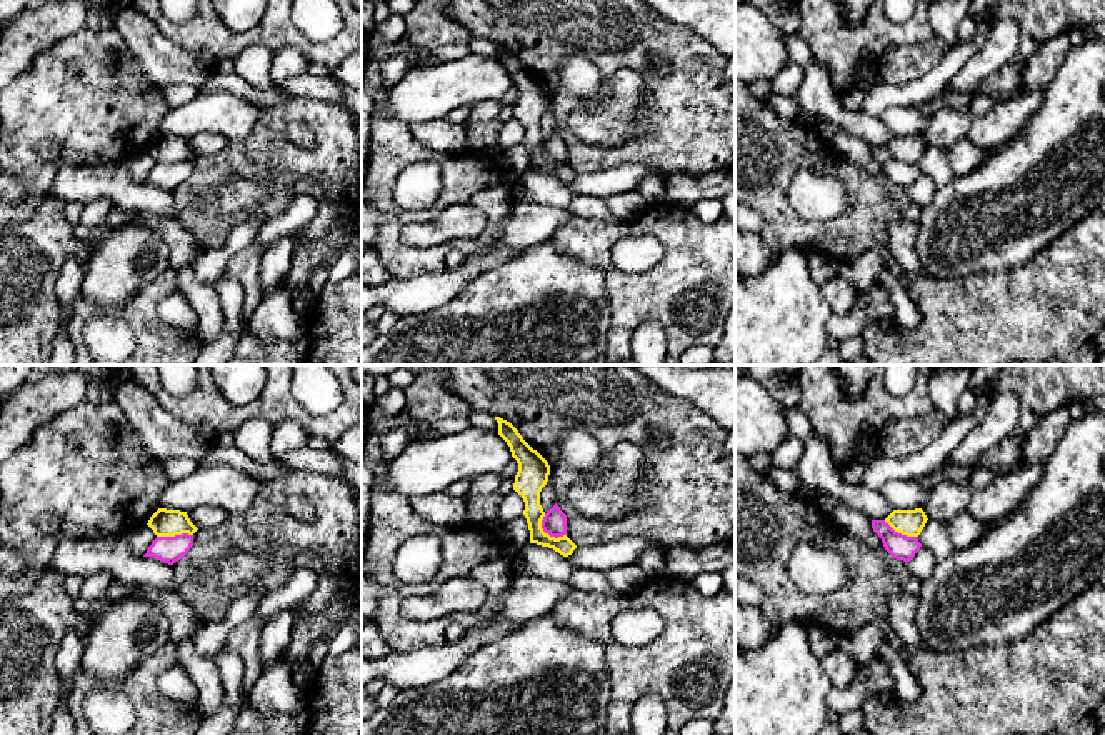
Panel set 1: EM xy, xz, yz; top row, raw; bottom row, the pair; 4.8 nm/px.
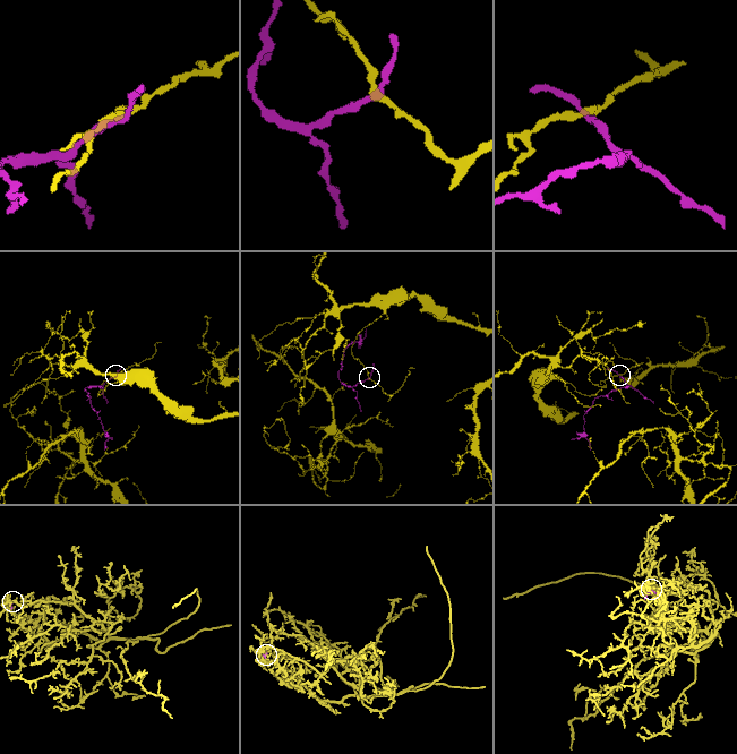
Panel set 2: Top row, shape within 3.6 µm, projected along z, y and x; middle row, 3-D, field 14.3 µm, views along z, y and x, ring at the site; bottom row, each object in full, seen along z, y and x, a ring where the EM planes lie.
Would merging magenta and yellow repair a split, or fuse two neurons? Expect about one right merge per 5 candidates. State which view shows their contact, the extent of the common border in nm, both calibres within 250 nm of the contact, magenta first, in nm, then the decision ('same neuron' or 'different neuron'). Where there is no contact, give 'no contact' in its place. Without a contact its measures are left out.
xz | 160 nm | 120/140 nm | different neuron

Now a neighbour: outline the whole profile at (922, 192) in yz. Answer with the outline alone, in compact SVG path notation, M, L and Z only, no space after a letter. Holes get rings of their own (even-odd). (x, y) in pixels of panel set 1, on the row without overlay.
M920 173L920 177L910 187L910 200L915 202L918 207L925 208L932 203L935 192L935 182L928 175Z

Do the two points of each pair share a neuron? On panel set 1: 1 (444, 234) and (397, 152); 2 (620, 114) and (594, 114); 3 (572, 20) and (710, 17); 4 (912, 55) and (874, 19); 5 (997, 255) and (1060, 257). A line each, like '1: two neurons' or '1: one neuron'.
1: two neurons
2: one neuron
3: two neurons
4: two neurons
5: two neurons

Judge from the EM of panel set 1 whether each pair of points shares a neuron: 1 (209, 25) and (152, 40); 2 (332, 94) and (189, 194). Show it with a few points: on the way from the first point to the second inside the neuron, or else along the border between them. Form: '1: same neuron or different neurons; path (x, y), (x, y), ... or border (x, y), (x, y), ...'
1: different neurons; border (147, 17), (197, 60)
2: different neurons; border (292, 97), (317, 97), (340, 104)

